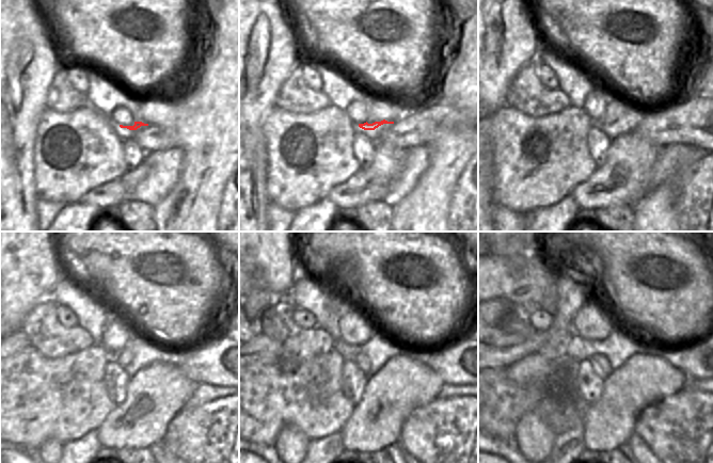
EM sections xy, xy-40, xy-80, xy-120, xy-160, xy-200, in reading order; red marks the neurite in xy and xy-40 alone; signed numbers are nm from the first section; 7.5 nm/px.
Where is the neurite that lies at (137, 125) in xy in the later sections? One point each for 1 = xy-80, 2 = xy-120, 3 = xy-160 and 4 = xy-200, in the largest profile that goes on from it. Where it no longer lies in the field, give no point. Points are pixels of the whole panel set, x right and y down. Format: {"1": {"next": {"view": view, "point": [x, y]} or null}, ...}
{"1": {"next": {"view": "xy-80", "point": [630, 116]}}, "2": {"next": {"view": "xy-120", "point": [144, 351]}}, "3": {"next": {"view": "xy-160", "point": [379, 348]}}, "4": {"next": {"view": "xy-200", "point": [618, 347]}}}

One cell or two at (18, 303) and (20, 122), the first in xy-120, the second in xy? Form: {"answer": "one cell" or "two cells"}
{"answer": "one cell"}

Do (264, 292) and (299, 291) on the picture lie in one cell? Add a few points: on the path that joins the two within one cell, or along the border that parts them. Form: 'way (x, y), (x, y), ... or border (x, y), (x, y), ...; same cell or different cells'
border (302, 273), (287, 291); different cells

